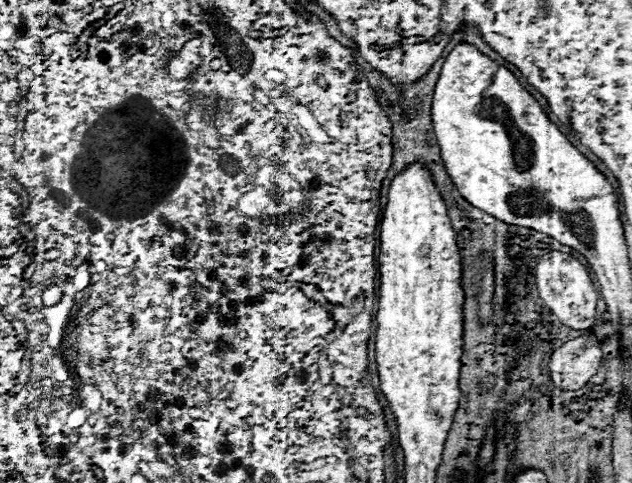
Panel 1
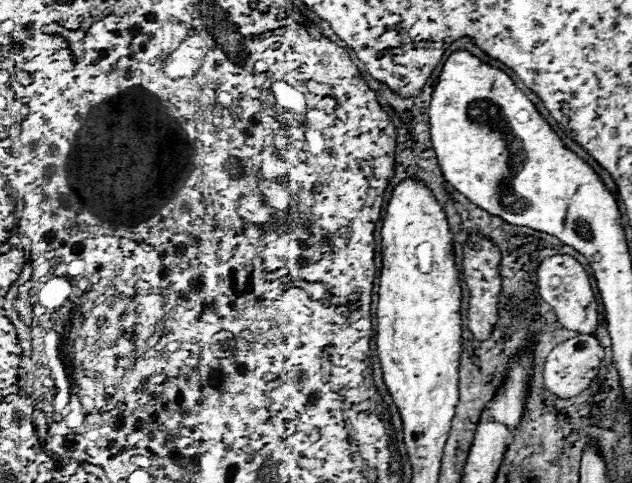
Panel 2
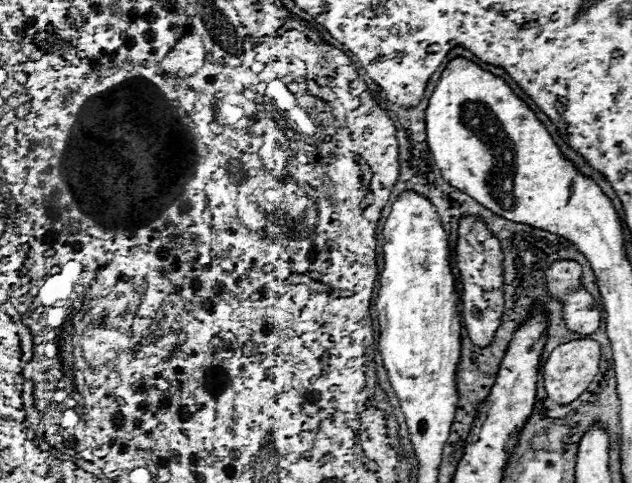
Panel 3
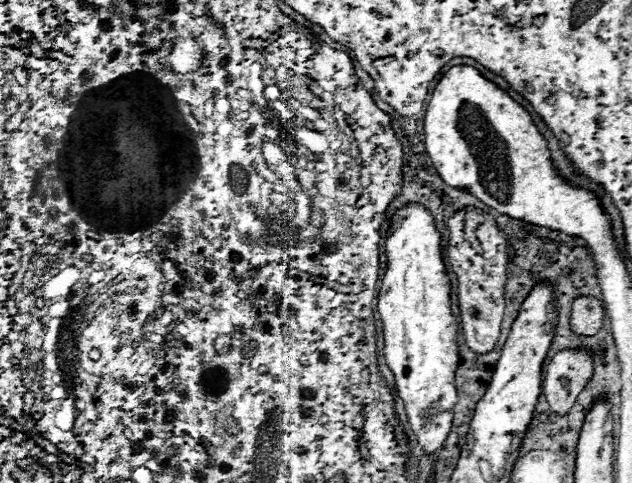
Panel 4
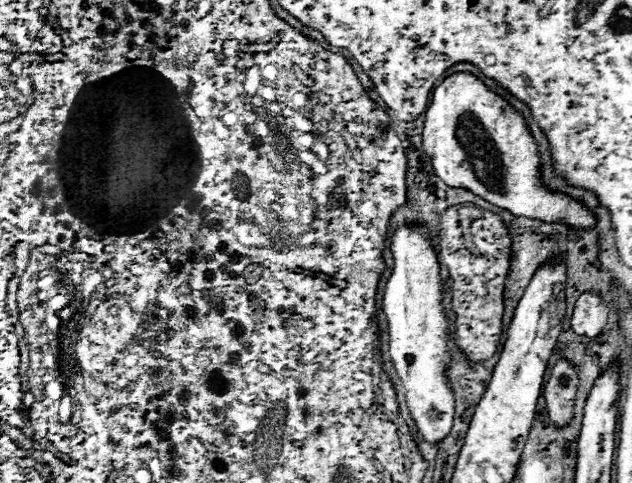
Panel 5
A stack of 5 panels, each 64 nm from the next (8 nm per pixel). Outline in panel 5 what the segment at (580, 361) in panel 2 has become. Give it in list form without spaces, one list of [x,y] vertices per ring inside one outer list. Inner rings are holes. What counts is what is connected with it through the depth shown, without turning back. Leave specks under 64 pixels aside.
[[[558,360],[552,368],[550,380],[544,386],[546,416],[560,430],[566,428],[574,418],[574,402],[578,392],[578,372],[566,360]]]

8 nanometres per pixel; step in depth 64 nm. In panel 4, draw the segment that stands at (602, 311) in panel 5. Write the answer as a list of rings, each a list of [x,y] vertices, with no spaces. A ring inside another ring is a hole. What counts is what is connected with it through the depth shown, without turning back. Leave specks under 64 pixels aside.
[[[579,296],[572,304],[570,328],[580,336],[594,336],[600,332],[604,322],[604,306],[598,298]]]

